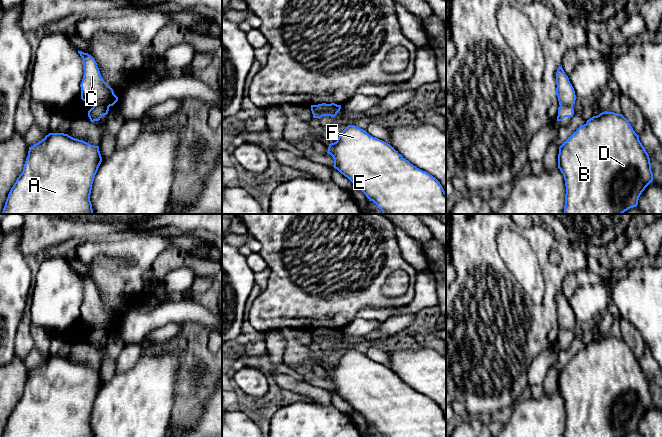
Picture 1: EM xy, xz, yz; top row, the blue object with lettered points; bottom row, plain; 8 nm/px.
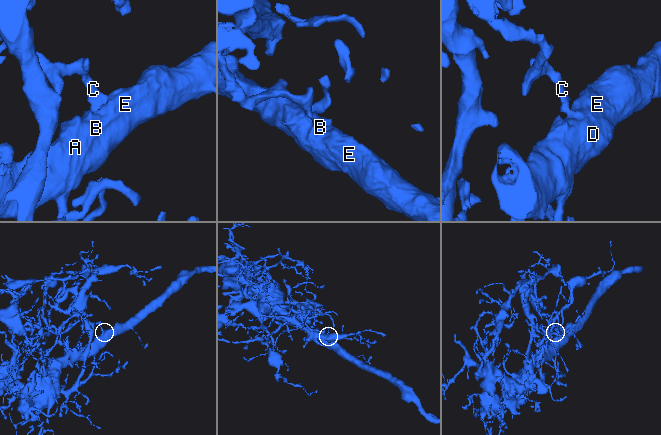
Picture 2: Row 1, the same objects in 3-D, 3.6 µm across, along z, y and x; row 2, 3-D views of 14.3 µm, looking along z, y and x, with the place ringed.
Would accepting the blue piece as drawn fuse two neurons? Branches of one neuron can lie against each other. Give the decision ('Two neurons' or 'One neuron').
Two neurons

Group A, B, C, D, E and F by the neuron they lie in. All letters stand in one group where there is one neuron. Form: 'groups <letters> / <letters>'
groups A B D E F / C

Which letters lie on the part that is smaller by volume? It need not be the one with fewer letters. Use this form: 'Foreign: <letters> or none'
Foreign: C

